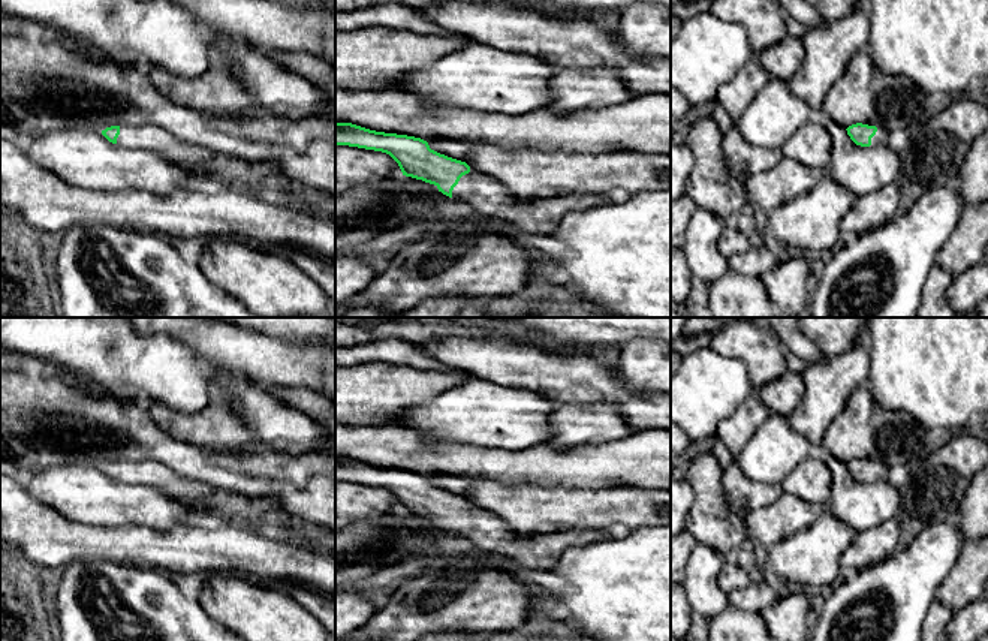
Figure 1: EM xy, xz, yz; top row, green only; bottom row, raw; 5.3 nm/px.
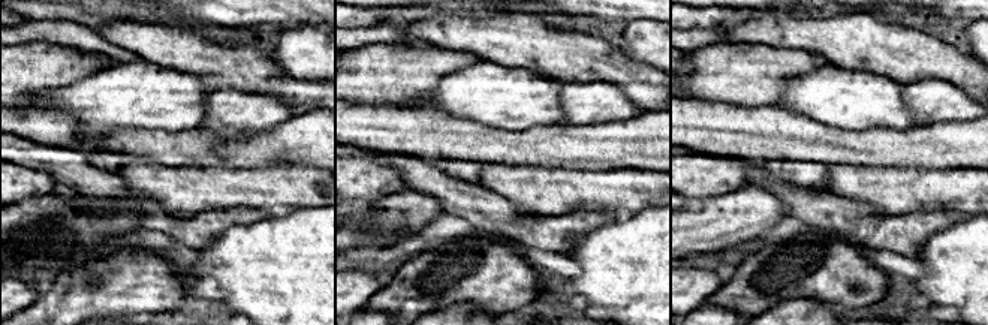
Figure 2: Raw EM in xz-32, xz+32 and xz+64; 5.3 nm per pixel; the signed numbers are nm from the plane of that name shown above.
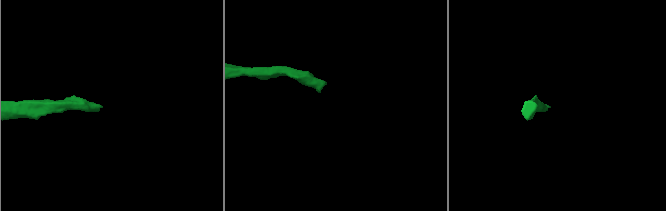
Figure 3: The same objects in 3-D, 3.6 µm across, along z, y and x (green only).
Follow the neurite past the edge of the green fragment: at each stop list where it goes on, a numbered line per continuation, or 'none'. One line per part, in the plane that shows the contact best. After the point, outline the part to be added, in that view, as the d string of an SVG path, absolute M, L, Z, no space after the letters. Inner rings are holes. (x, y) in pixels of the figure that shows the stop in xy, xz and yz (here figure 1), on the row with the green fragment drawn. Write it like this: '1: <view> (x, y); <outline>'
1: xz (487, 196); M472 169L460 178L452 198L469 204L476 214L497 217L524 232L540 235L551 235L561 219L572 211L585 211L611 202L605 193L572 193L521 201L497 180Z

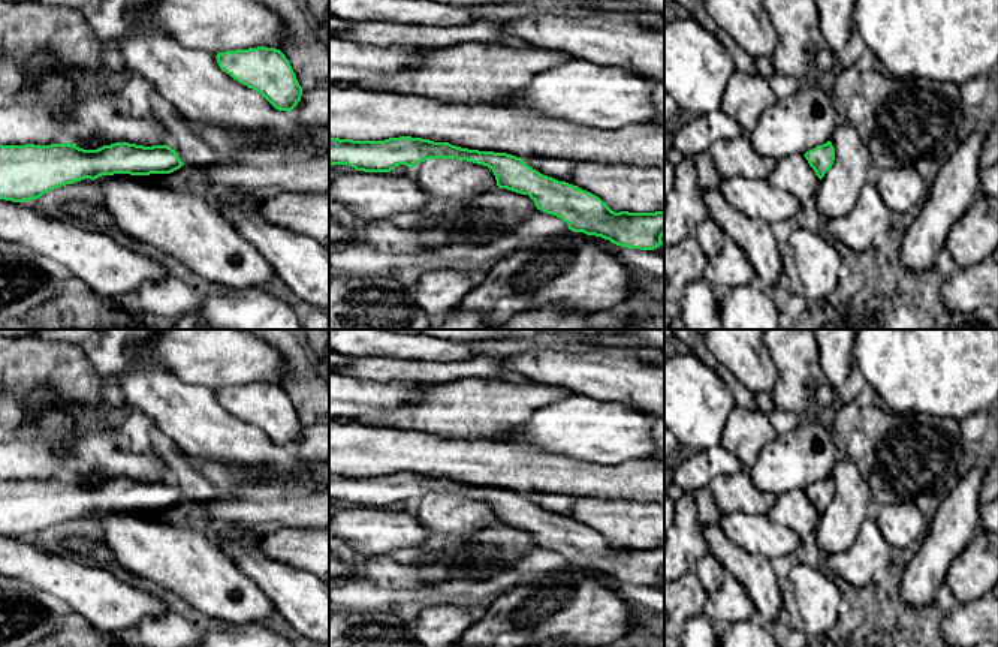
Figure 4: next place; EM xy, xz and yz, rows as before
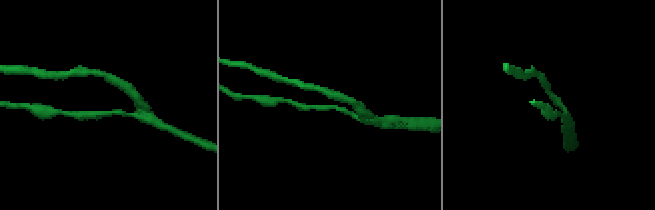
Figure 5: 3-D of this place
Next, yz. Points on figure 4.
none

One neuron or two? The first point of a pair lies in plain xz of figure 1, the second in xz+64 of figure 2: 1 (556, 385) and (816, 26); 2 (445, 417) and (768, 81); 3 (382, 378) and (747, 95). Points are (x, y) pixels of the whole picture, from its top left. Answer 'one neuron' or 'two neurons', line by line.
1: one neuron
2: two neurons
3: one neuron

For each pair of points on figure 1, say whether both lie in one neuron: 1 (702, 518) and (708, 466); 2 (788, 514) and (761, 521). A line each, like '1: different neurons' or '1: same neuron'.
1: same neuron
2: same neuron

